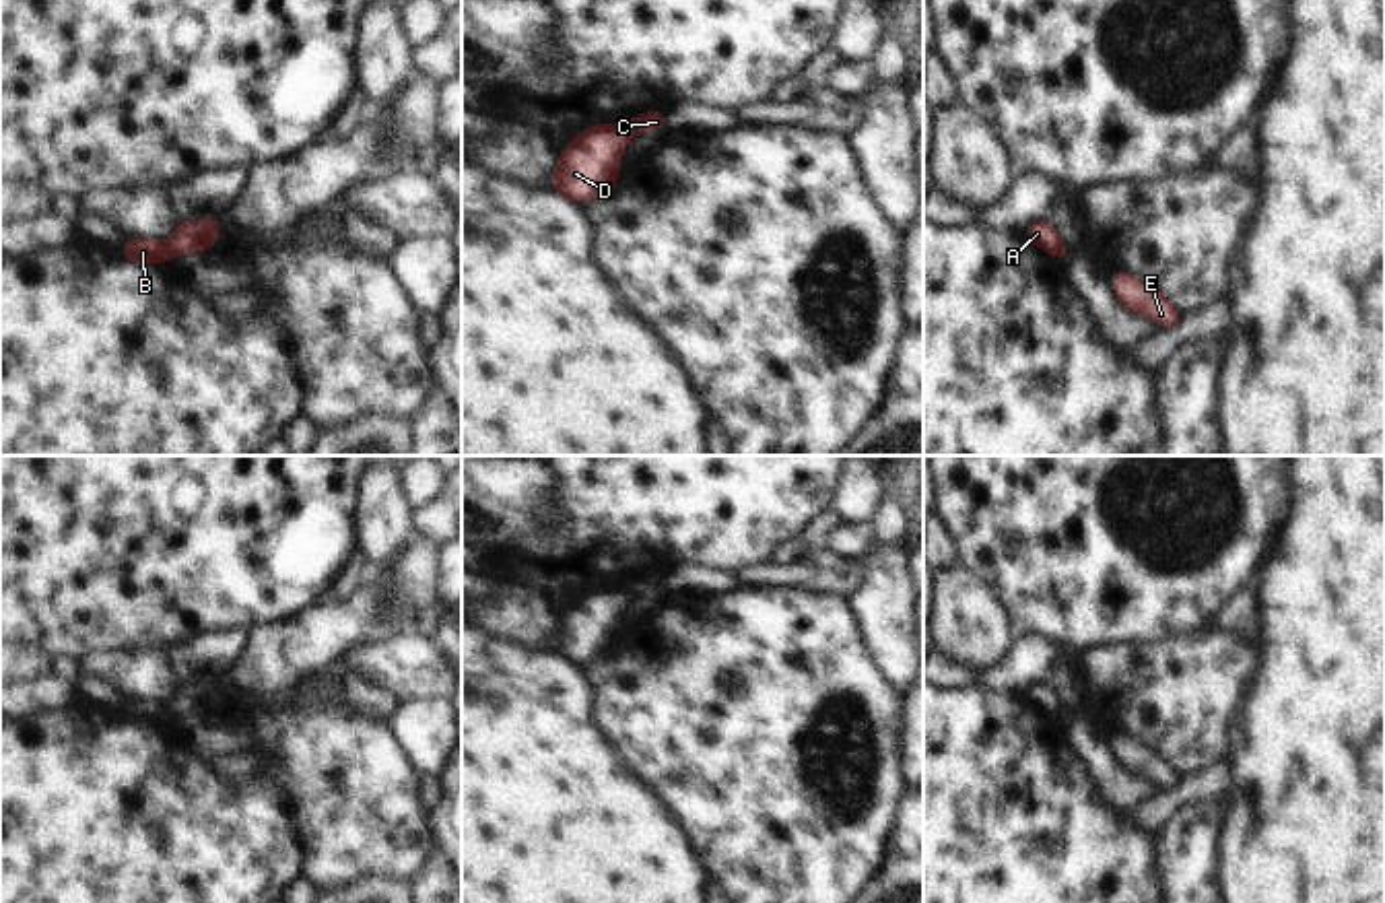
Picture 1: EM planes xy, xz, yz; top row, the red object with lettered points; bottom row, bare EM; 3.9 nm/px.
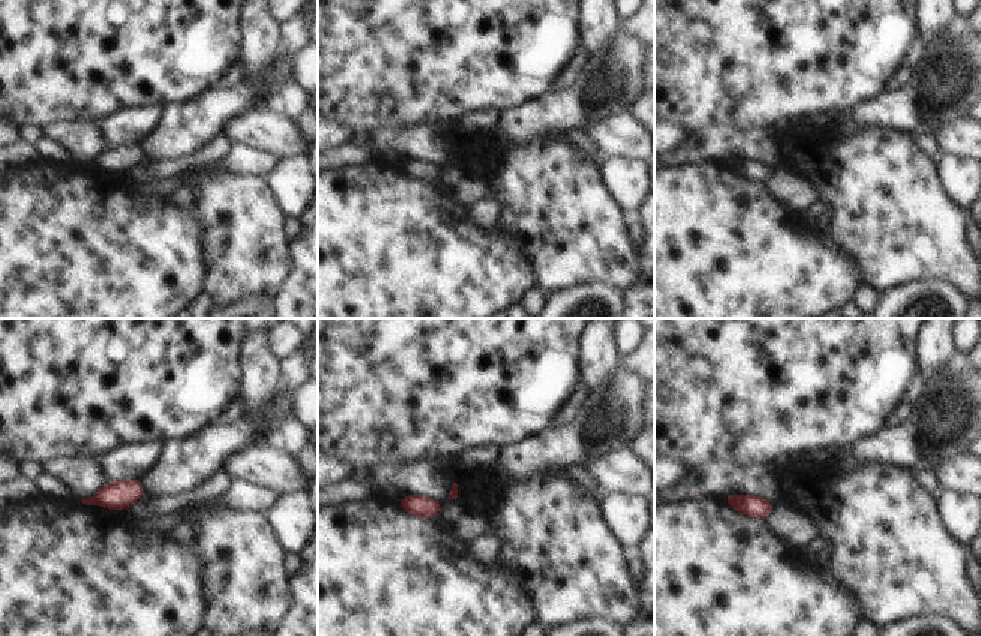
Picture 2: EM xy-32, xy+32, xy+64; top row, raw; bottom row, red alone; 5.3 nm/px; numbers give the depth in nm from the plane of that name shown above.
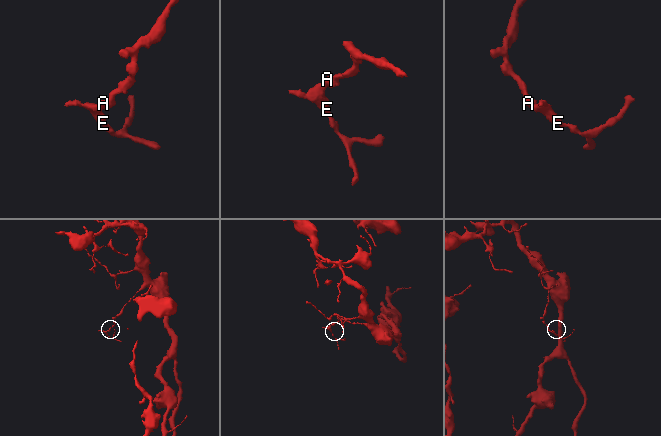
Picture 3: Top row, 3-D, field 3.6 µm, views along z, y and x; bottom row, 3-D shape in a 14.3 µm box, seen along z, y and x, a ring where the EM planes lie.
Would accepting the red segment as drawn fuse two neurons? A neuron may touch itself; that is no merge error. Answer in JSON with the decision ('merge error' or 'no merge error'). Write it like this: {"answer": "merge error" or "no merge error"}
{"answer": "merge error"}

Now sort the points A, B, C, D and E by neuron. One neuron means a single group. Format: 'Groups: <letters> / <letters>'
Groups: A C / B D E.

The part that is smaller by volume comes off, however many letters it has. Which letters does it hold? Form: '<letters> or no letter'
B, D, E

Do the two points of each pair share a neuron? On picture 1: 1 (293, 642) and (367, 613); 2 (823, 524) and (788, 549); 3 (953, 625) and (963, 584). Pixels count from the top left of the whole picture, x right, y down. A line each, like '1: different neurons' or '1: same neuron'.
1: same neuron
2: same neuron
3: same neuron

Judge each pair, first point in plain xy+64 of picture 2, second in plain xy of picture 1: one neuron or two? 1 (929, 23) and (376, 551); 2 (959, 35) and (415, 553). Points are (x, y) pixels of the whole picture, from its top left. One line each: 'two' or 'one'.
1: one
2: one

